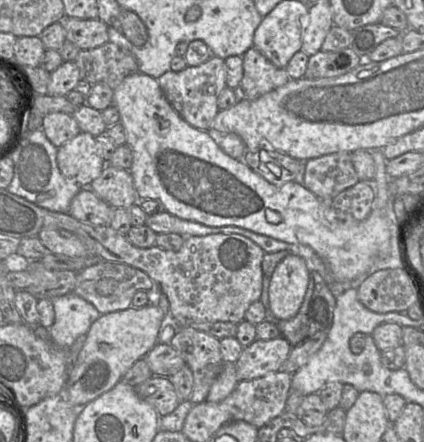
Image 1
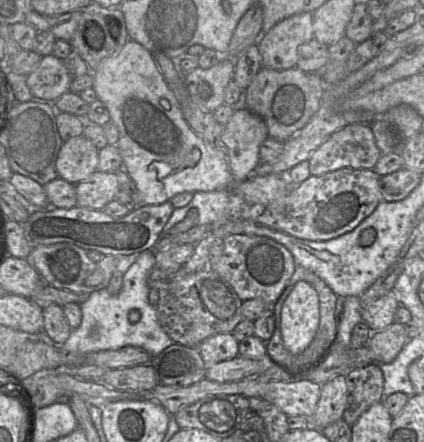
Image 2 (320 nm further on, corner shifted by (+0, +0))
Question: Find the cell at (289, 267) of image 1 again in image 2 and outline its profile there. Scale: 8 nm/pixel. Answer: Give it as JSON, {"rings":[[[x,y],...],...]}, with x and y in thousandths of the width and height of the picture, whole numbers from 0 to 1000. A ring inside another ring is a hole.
{"rings":[[[703,636],[665,690],[663,758],[672,787],[691,799],[715,796],[741,767],[755,731],[755,683],[743,652],[722,636]]]}

